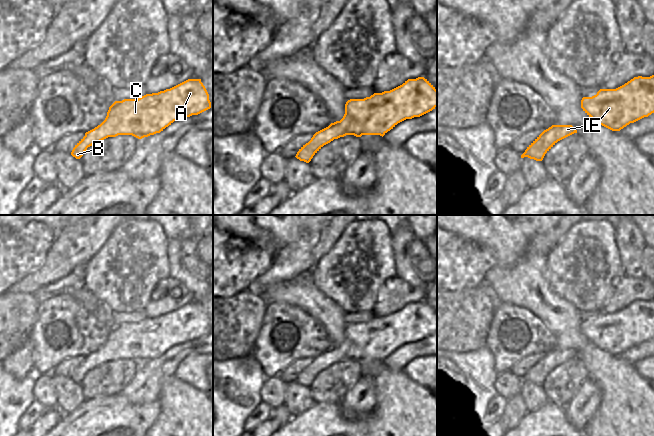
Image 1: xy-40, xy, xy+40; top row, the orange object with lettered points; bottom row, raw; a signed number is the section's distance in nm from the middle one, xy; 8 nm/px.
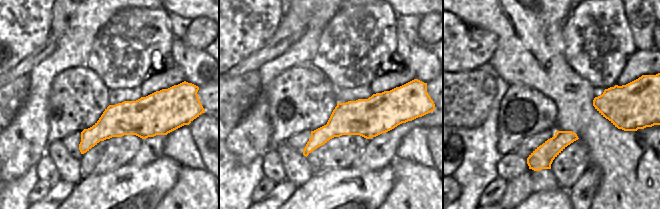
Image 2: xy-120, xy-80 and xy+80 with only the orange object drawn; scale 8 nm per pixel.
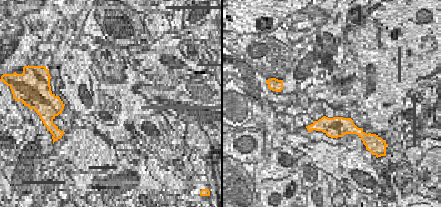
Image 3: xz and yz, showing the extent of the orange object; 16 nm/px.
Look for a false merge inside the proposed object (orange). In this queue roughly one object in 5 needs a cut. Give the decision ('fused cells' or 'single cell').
single cell

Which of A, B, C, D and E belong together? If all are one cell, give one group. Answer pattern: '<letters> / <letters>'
A B C D E

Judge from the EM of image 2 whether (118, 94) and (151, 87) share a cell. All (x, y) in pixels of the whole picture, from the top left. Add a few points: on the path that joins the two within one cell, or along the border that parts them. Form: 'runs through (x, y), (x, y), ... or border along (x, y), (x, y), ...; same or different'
border along (139, 86), (141, 96); different

